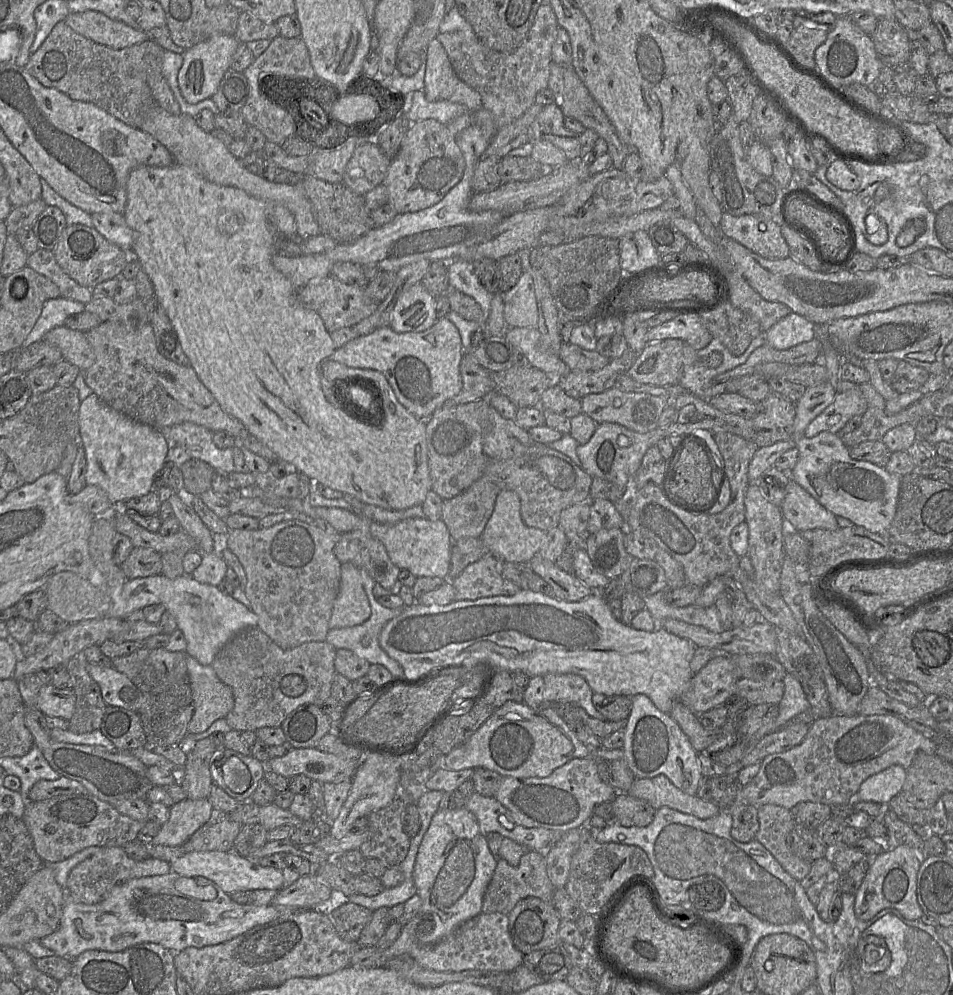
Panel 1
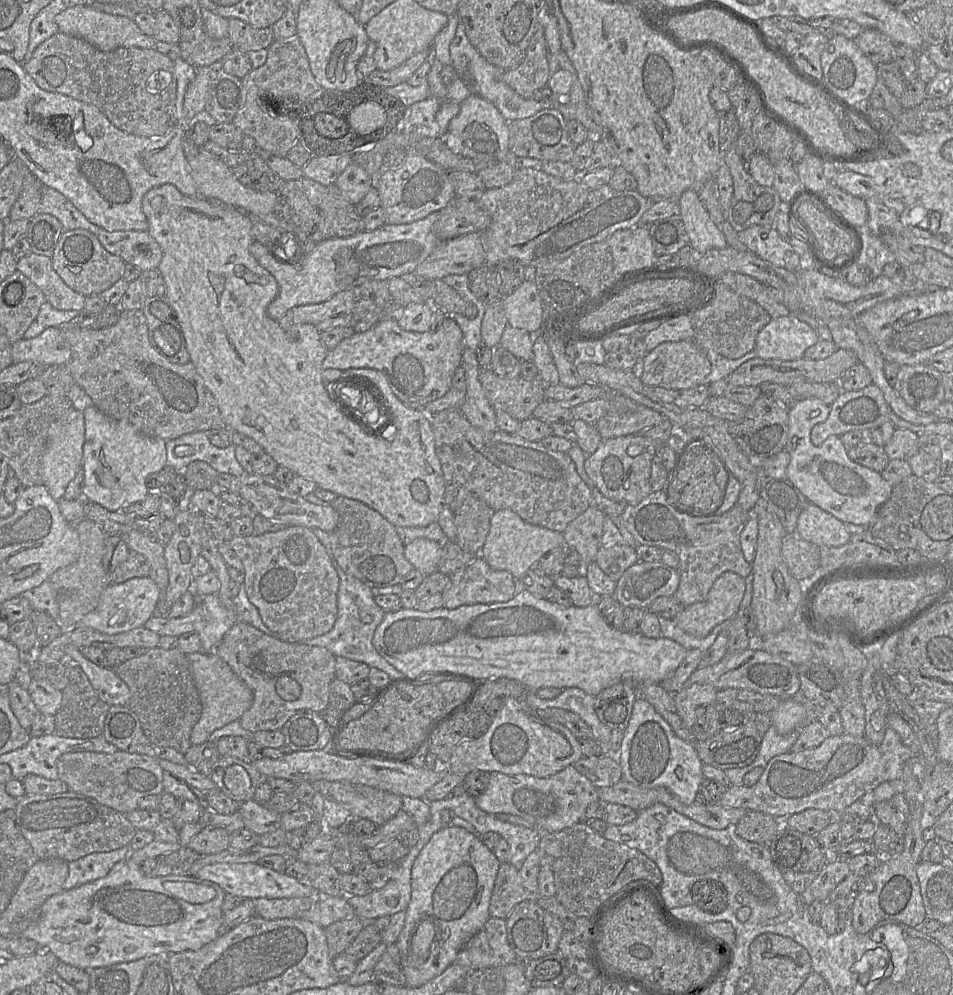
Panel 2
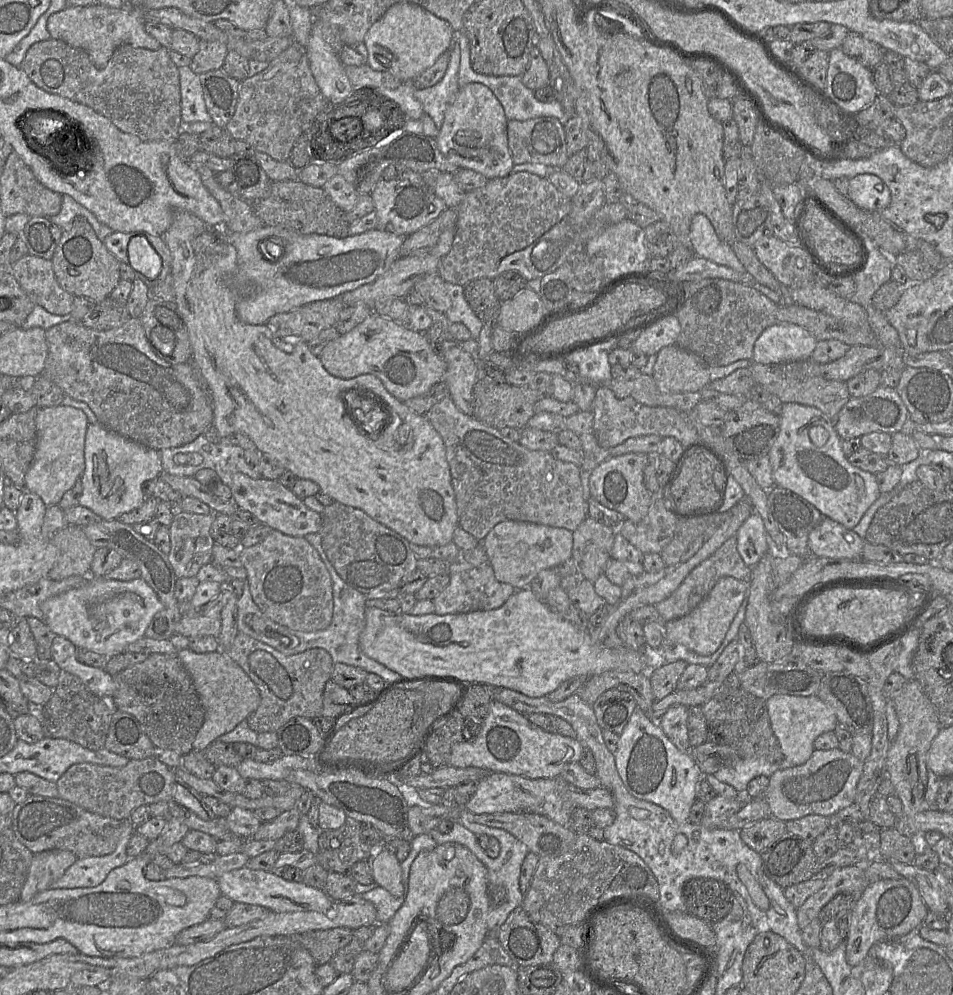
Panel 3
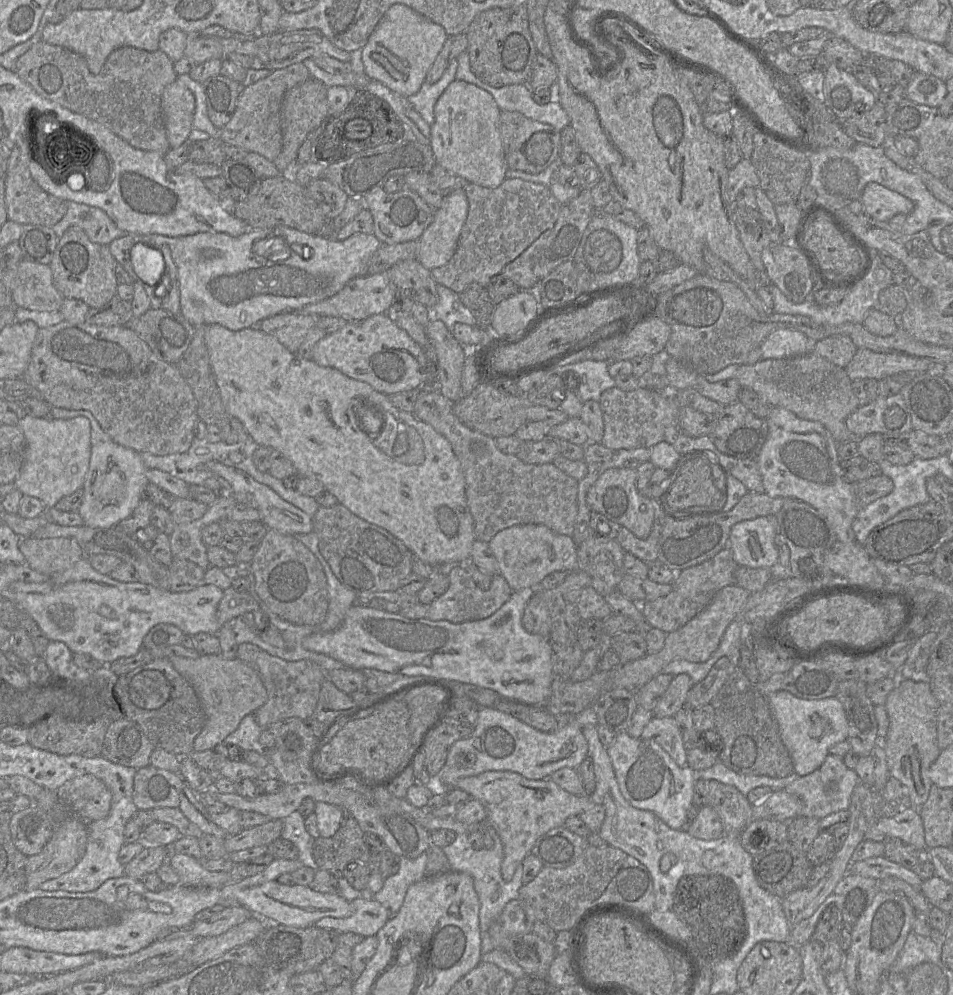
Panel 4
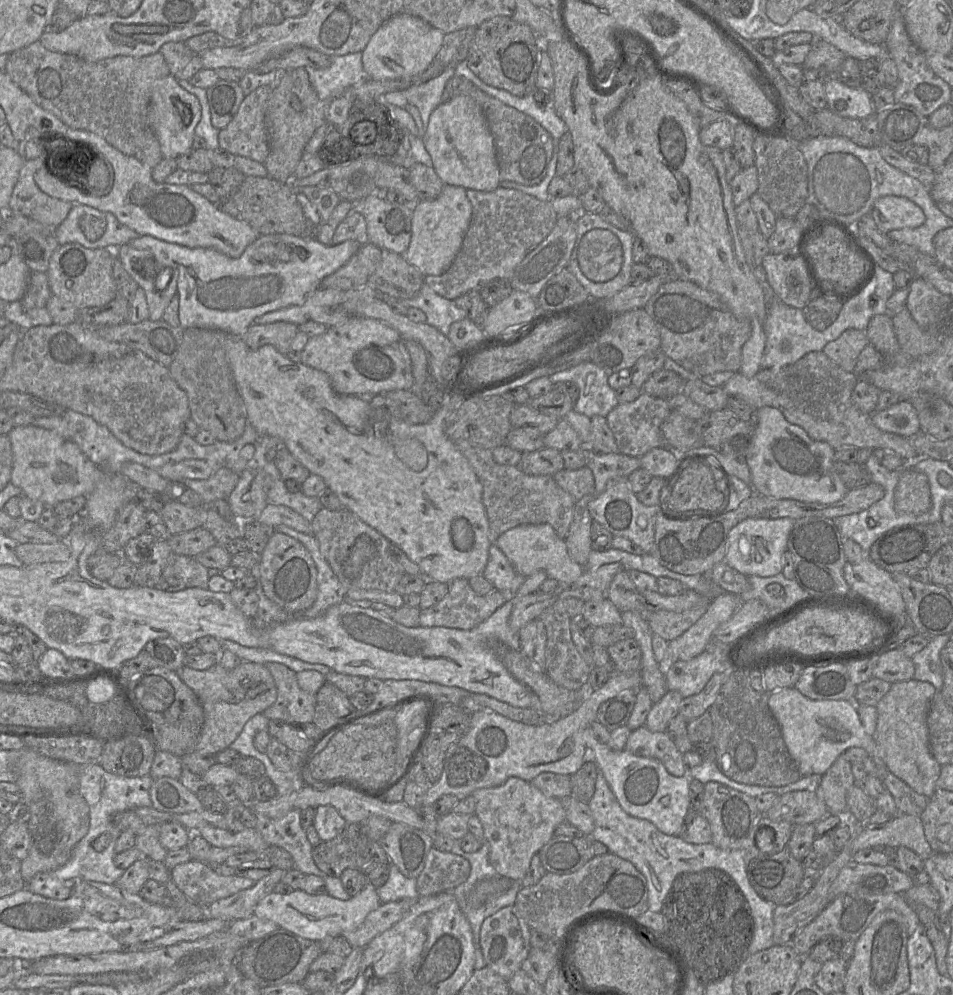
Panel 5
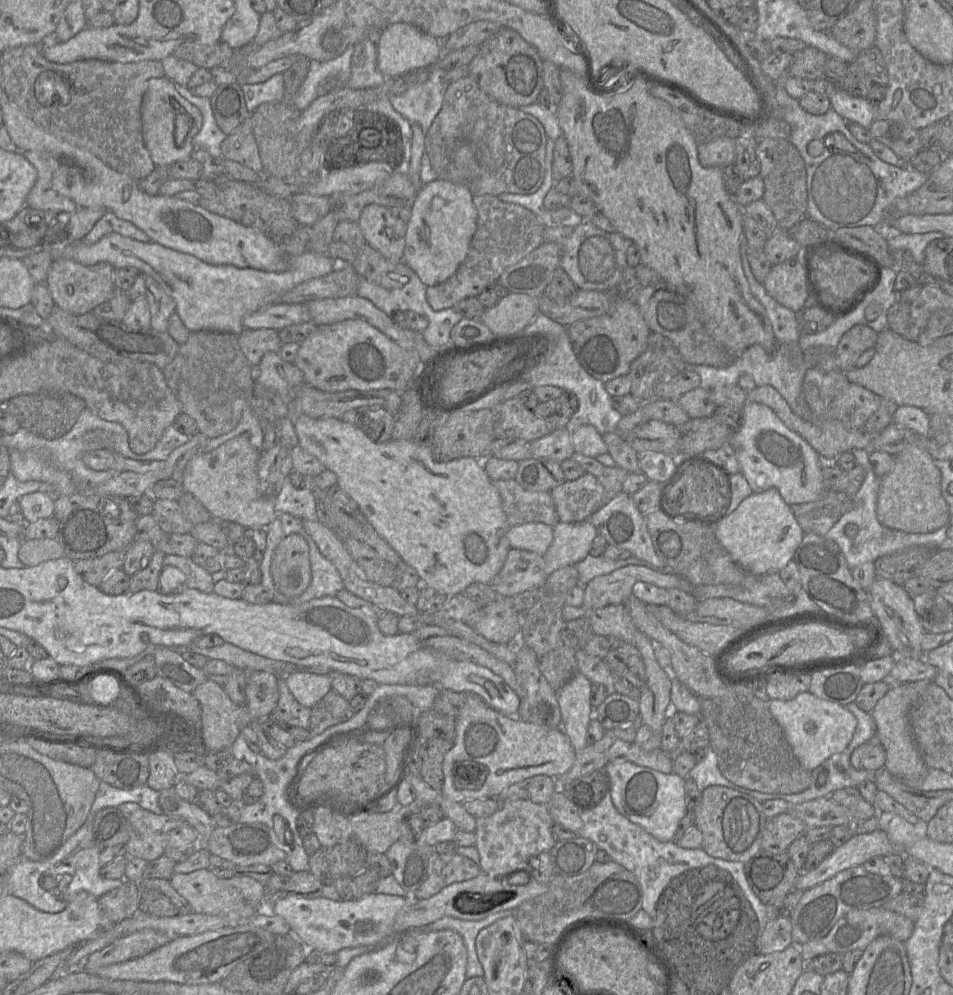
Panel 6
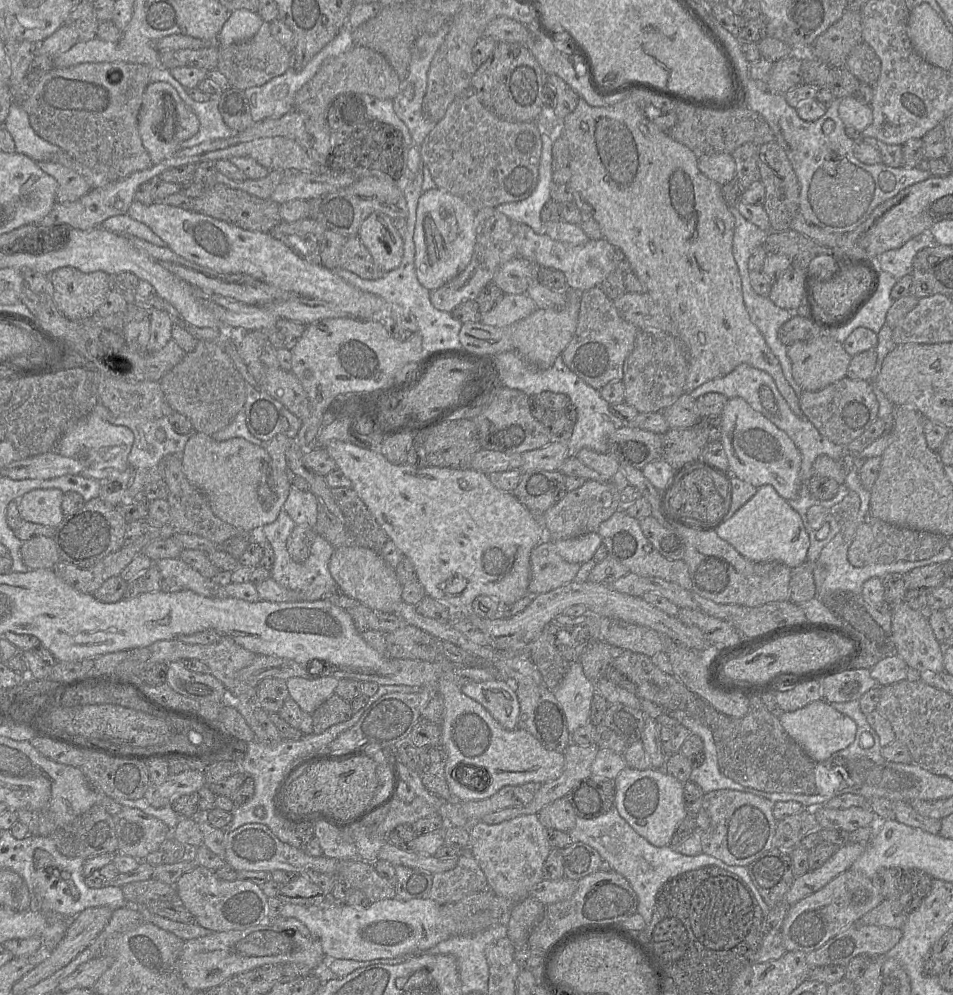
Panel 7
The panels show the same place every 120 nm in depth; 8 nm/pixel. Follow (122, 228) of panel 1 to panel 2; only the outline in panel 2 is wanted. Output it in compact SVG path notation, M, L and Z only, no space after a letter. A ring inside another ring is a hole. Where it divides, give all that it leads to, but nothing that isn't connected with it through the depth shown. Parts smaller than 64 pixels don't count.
M100 227L97 235L103 247L141 272L159 266L157 246L147 231L107 231Z

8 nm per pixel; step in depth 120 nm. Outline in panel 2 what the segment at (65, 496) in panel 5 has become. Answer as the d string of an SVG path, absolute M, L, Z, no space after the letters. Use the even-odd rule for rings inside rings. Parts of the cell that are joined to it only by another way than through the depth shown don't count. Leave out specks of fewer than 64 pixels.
M71 408L62 417L53 422L48 430L46 448L40 464L41 483L47 488L51 497L59 501L65 490L82 468L83 445L85 441L85 422L81 411Z

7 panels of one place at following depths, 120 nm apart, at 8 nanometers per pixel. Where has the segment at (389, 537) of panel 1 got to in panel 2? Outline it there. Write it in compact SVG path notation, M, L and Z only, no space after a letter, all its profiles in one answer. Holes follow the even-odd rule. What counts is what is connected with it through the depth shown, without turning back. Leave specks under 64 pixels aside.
M417 538L404 548L406 559L415 570L425 576L438 572L437 567L442 554L443 546L426 538Z

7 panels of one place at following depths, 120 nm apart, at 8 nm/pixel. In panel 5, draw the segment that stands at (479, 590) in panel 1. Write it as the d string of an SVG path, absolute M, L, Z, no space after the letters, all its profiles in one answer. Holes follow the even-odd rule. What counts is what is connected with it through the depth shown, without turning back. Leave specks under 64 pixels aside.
M457 578L449 582L448 594L439 603L421 610L419 626L442 626L469 630L488 619L496 609L513 596L513 594L504 594L496 589L493 589L486 595L479 595L471 588L468 580L469 579Z

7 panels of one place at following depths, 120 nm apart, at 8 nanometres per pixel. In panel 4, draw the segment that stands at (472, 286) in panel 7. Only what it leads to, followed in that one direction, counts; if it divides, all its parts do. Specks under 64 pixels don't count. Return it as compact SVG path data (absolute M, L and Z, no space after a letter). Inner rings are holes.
M510 178L505 179L496 188L469 183L464 190L469 204L468 215L452 258L447 264L431 270L435 282L458 294L471 283L478 283L487 288L495 276L512 280L520 290L529 290L539 283L540 280L533 273L533 257L546 243L562 208L550 188L520 178Z

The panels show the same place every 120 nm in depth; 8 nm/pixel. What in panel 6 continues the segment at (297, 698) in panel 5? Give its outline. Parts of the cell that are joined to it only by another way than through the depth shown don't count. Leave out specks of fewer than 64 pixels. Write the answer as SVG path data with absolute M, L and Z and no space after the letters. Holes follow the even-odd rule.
M278 676L278 689L279 689L279 700L278 704L273 710L273 712L268 717L275 717L277 720L286 723L290 726L298 726L301 728L309 729L311 709L301 705L293 696L289 690L285 676Z

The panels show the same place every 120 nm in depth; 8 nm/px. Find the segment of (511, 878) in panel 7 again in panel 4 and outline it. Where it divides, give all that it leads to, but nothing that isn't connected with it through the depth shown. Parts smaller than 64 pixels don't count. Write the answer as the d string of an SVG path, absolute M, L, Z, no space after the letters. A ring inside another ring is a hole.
M486 771L461 778L453 787L467 792L486 808L486 821L495 829L503 845L501 874L505 881L511 880L516 868L531 854L534 844L542 835L563 827L569 817L580 816L597 804L593 797L571 794L549 778L530 780L512 771Z

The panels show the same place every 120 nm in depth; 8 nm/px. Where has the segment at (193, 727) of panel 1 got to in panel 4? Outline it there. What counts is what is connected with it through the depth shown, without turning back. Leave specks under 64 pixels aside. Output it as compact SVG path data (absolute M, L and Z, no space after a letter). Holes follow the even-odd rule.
M220 654L201 655L196 659L169 657L170 662L195 690L205 712L205 725L194 741L194 751L213 749L233 733L241 720L253 714L267 701L266 688L258 673L245 662L229 660Z

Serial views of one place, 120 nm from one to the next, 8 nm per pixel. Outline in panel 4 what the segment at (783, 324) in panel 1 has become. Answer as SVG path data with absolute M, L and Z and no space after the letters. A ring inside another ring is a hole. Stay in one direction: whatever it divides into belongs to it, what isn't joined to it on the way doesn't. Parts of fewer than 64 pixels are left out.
M777 329L760 344L762 359L780 359L807 353L808 337L795 329Z

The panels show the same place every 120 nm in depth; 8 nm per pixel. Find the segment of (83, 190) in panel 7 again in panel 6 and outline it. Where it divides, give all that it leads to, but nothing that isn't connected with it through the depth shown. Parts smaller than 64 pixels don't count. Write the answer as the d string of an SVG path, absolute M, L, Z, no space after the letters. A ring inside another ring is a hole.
M21 151L23 156L36 168L37 170L37 181L26 198L25 206L38 209L43 211L52 212L65 212L74 213L78 207L76 203L68 197L59 194L56 190L52 188L52 169L45 159L41 158L41 152L35 151Z

